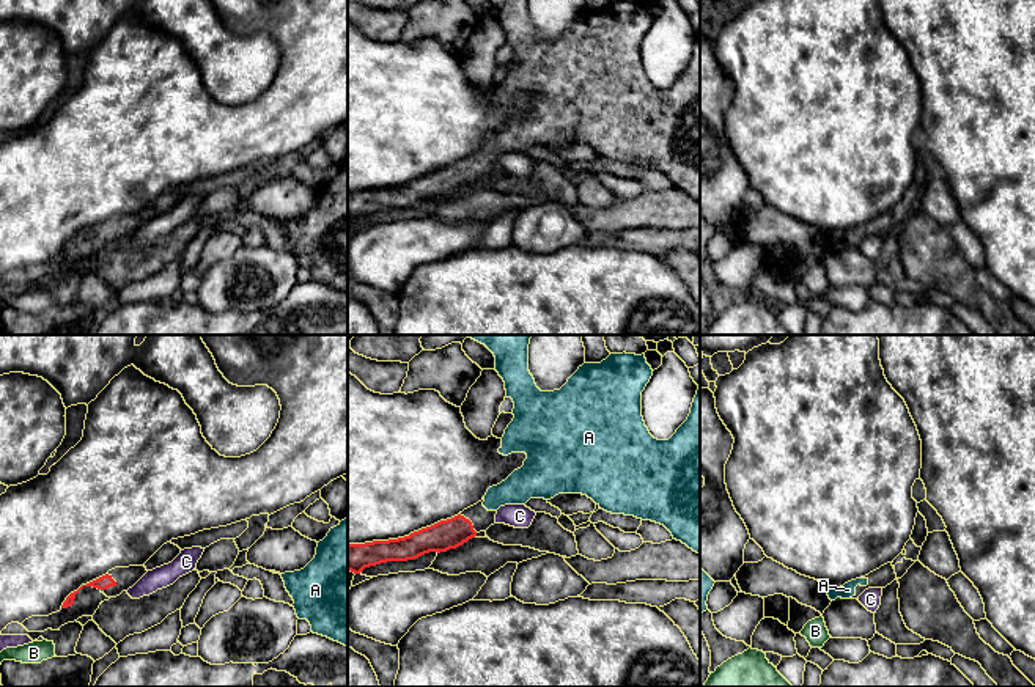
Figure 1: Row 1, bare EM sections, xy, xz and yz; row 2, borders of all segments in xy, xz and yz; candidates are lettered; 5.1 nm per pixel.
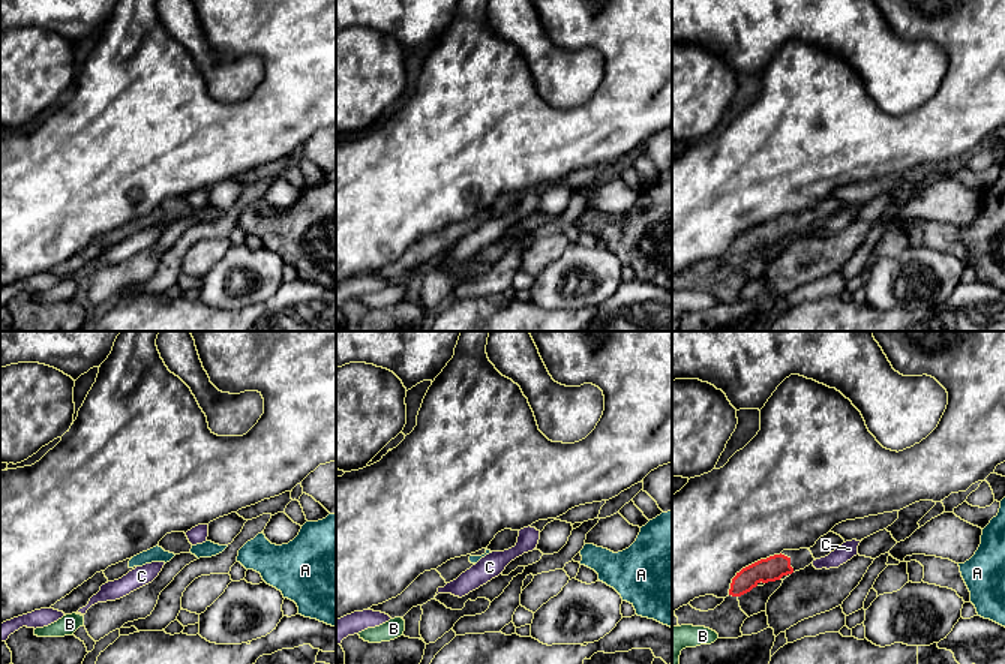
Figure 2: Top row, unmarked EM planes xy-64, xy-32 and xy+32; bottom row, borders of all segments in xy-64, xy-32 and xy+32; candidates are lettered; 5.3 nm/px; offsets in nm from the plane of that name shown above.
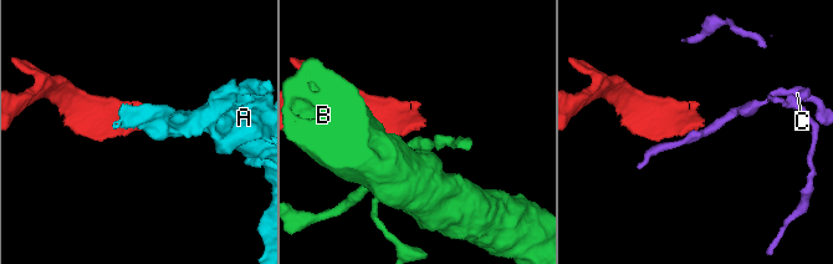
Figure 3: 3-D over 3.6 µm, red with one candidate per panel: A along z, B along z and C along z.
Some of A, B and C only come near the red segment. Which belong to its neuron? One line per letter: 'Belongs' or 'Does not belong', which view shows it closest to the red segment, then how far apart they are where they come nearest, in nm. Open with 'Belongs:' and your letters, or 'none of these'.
Belongs: A
A: Belongs. Closest in xz. Distance 110 nm
B: Does not belong. Closest in xy. Distance 180 nm
C: Does not belong. Closest in xy. Distance 70 nm

